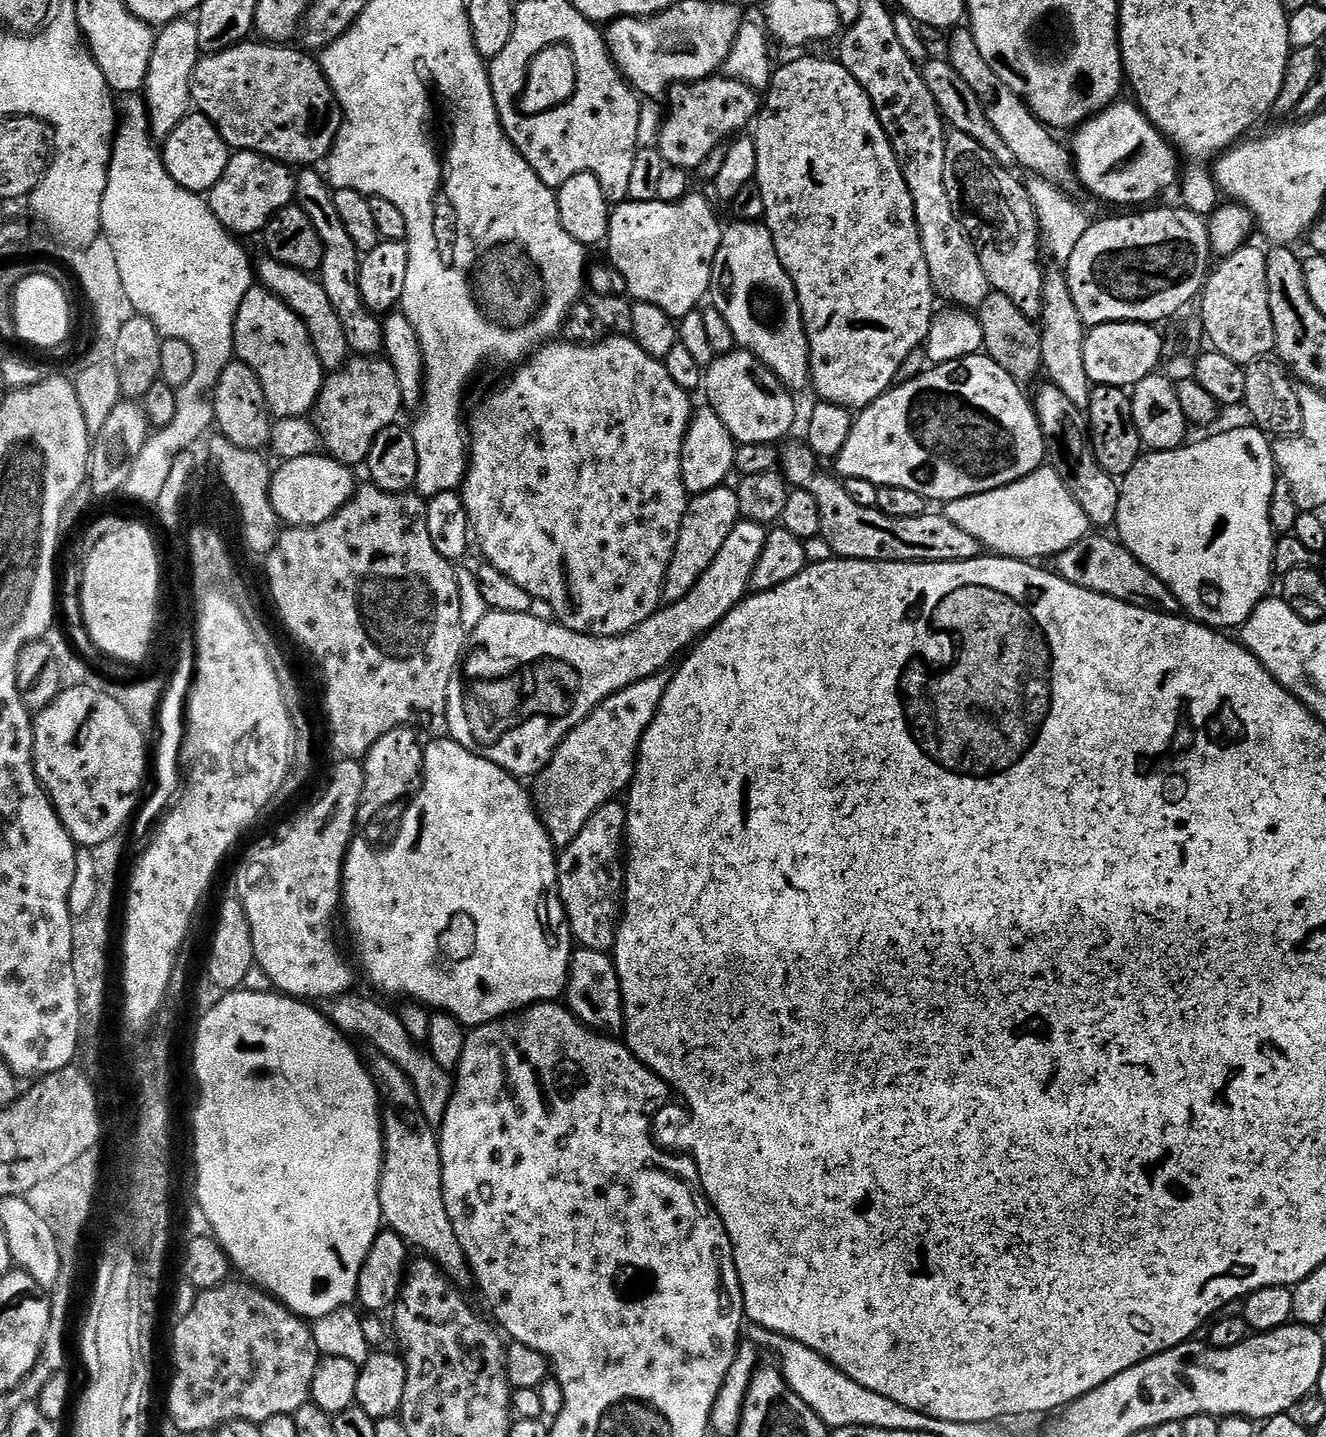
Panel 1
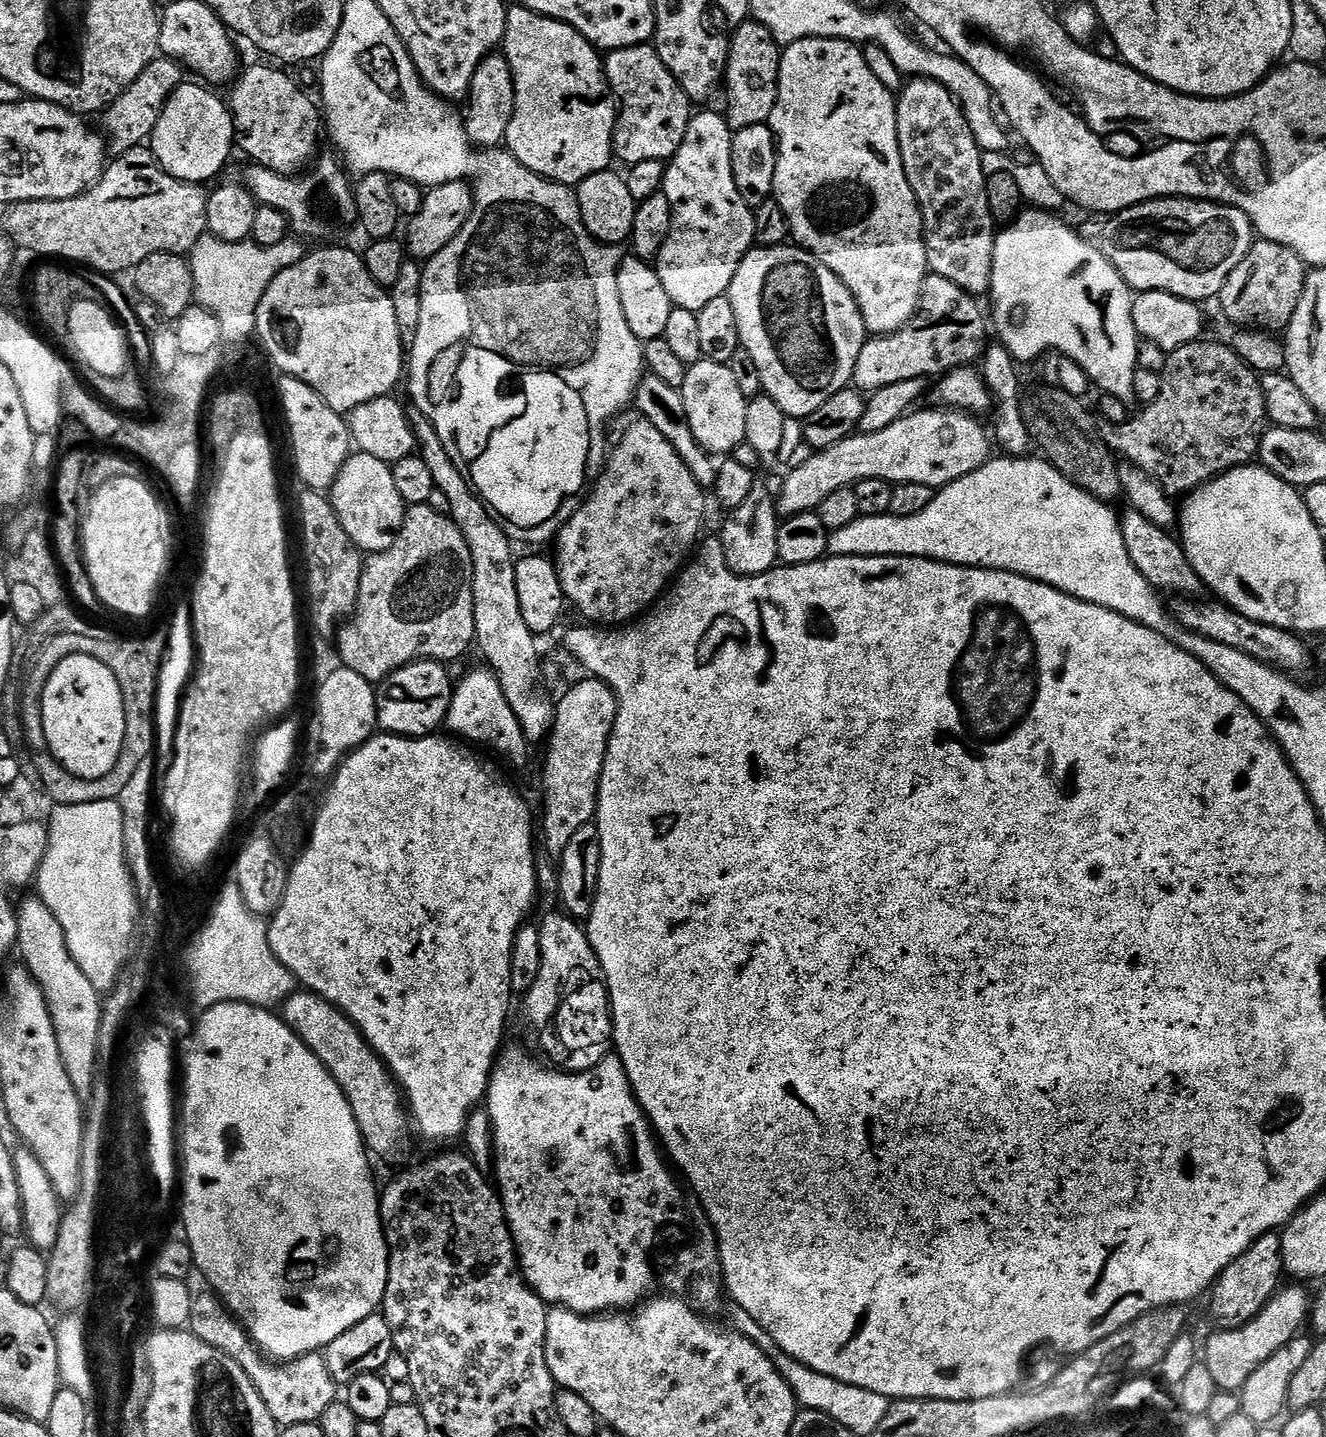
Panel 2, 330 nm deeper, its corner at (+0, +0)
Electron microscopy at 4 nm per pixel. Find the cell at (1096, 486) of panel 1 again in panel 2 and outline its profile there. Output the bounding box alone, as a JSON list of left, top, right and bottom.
[1120,510,1205,598]

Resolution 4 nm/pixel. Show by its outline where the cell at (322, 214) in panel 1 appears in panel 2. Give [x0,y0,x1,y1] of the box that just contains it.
[230,64,322,176]

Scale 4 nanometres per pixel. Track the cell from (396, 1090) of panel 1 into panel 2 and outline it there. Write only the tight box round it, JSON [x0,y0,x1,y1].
[282,990,410,1161]

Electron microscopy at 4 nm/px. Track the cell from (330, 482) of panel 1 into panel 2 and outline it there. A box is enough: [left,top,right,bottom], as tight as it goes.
[330,450,406,554]

